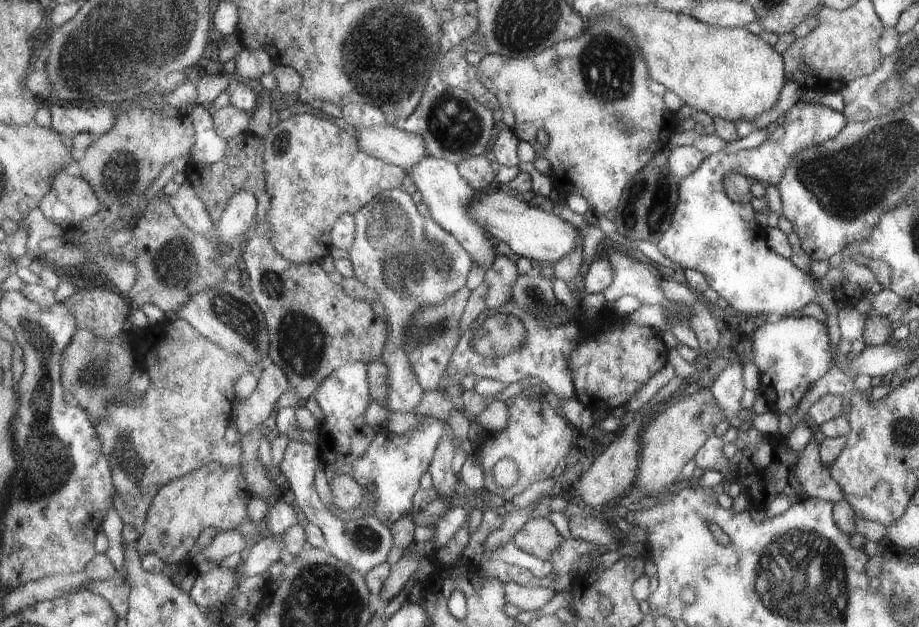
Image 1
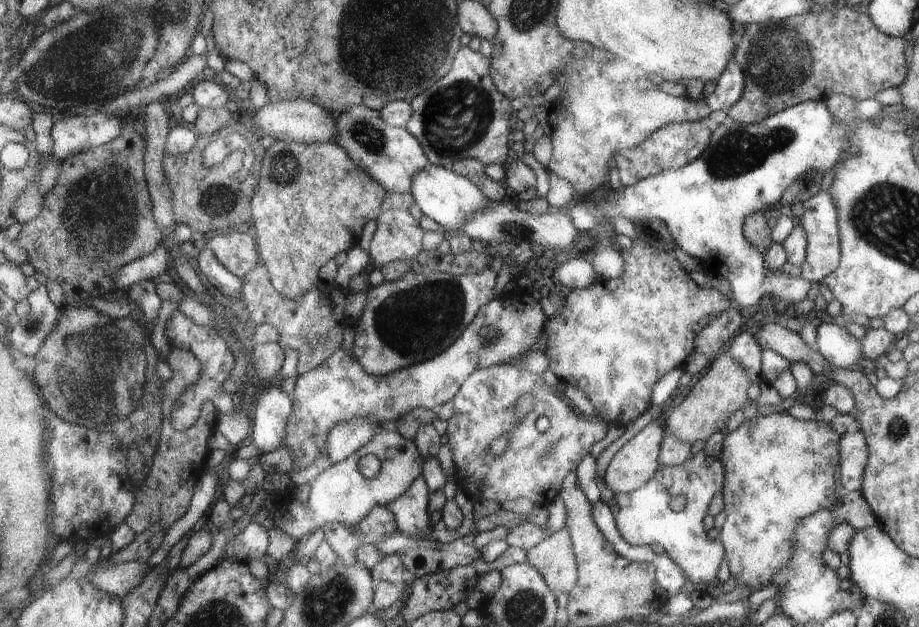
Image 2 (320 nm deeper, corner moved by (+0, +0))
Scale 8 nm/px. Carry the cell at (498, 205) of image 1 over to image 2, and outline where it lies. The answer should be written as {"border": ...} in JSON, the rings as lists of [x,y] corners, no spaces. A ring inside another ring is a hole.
{"border":[[[433,164],[431,168],[415,174],[412,194],[423,215],[437,222],[442,231],[457,230],[461,232],[463,226],[471,218],[479,216],[481,212],[485,212],[485,206],[489,208],[489,204],[494,203],[469,178],[456,174],[452,169],[434,166]]]}

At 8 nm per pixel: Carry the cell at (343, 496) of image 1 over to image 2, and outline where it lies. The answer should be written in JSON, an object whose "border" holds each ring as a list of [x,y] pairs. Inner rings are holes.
{"border":[[[377,506],[371,510],[371,514],[359,524],[351,526],[351,524],[335,522],[327,524],[323,531],[325,539],[335,548],[337,555],[343,558],[345,564],[358,562],[357,554],[355,554],[357,548],[365,544],[374,546],[379,540],[399,534],[395,516],[385,506]]]}

